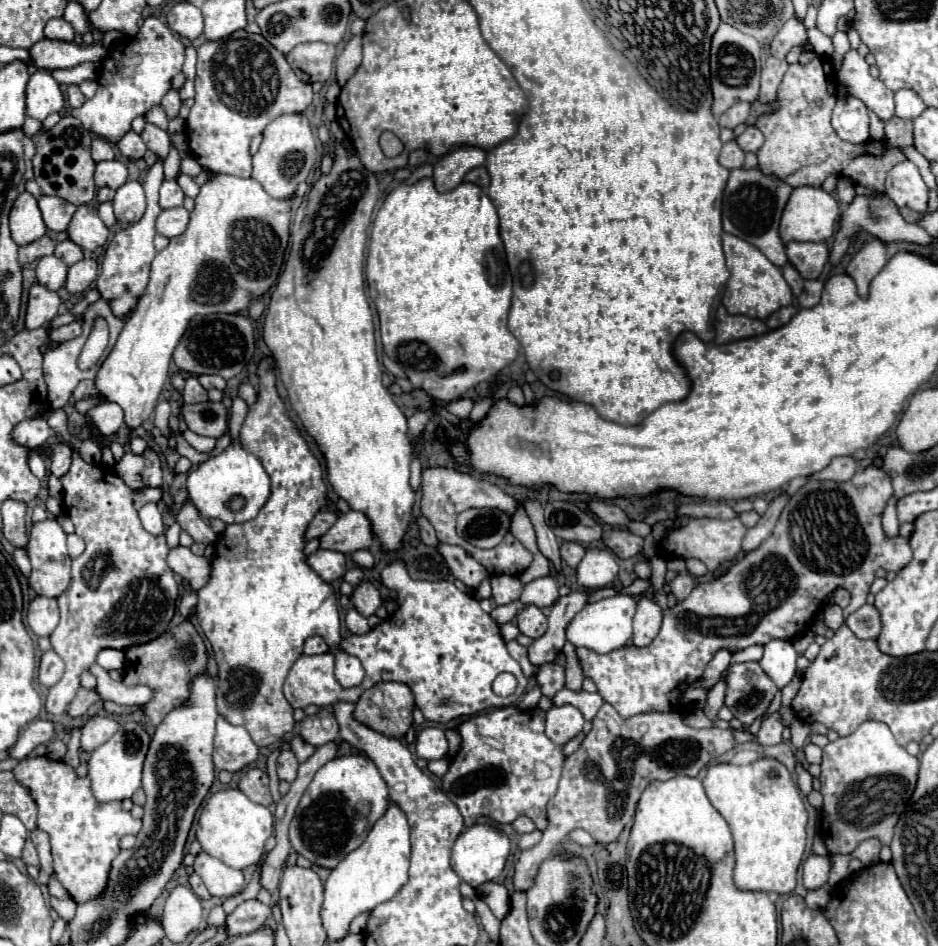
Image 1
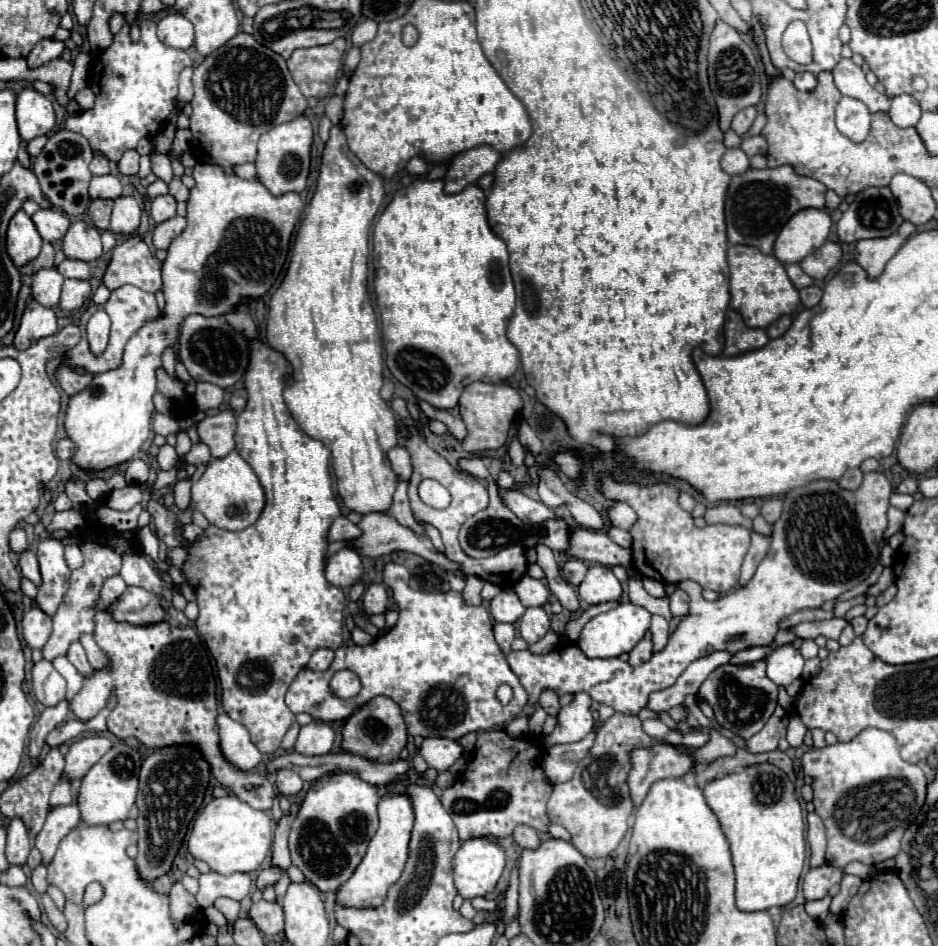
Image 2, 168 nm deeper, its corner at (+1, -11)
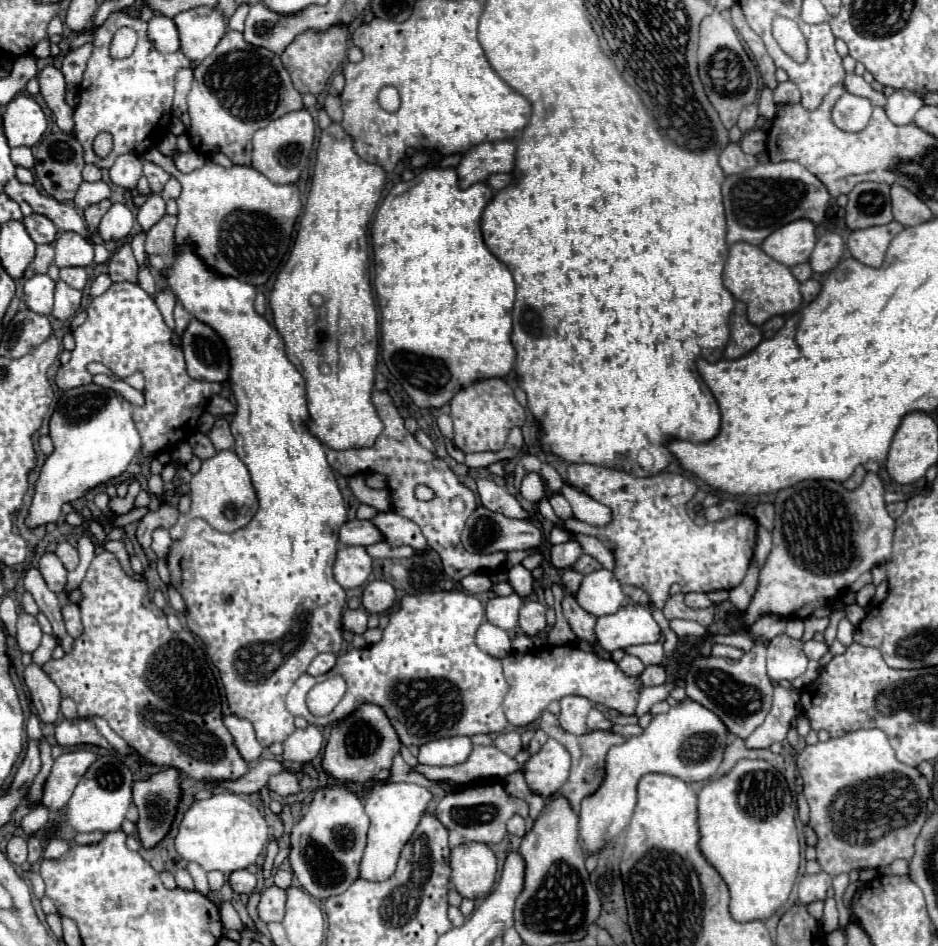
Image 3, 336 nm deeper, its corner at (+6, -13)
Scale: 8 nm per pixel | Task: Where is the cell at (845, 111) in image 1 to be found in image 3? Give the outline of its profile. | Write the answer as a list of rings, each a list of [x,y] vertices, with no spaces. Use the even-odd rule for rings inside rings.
[[[846,92],[832,108],[834,124],[844,132],[860,132],[872,114],[872,104],[868,98],[854,96]]]

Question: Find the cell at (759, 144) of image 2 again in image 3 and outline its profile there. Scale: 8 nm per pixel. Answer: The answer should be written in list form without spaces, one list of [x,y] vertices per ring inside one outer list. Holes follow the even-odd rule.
[[[752,130],[752,132],[746,132],[740,140],[740,148],[746,152],[746,154],[758,154],[758,152],[764,152],[766,150],[766,132],[762,130]]]

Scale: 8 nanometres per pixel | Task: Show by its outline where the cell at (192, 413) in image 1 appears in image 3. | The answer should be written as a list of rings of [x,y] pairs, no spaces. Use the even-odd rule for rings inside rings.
[[[216,418],[216,424],[208,436],[210,436],[210,440],[218,452],[230,450],[234,446],[234,436],[230,432],[230,424],[226,418]]]

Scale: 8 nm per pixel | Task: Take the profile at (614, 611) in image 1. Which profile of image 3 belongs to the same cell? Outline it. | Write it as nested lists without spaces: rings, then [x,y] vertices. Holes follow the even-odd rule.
[[[642,604],[622,606],[616,614],[600,616],[596,622],[596,638],[608,652],[632,646],[652,644],[660,640],[660,626],[652,618],[650,610]]]

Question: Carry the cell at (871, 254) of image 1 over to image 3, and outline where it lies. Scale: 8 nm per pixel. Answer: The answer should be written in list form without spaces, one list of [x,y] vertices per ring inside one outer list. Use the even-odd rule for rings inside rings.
[[[890,222],[884,226],[870,226],[868,230],[854,230],[846,242],[848,250],[862,264],[880,268],[884,254],[888,250],[888,244],[898,232],[902,232],[902,228],[904,226],[898,222]]]

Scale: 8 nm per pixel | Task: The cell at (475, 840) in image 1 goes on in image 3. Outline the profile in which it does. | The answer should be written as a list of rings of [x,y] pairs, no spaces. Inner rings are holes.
[[[460,844],[450,852],[450,882],[464,898],[484,898],[492,892],[503,865],[500,868],[498,856],[486,844]]]

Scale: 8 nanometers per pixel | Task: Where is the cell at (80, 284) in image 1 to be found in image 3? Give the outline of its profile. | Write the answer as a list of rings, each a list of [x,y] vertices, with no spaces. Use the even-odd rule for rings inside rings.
[[[60,280],[56,284],[56,300],[54,300],[52,316],[58,320],[72,318],[80,310],[80,300],[82,300],[82,292],[70,288],[66,282]]]

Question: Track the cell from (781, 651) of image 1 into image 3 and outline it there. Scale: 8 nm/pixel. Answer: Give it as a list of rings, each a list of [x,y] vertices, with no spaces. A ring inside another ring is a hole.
[[[780,634],[768,644],[768,676],[776,682],[794,680],[804,674],[808,658],[802,650],[804,642]]]

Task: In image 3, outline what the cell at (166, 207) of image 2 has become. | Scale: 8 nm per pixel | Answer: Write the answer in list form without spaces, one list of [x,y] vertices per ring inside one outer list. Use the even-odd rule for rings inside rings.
[[[150,194],[148,196],[148,200],[144,202],[144,206],[136,214],[136,220],[138,220],[138,224],[142,226],[144,232],[150,230],[166,214],[164,208],[166,208],[166,204],[164,204],[164,200],[158,194]]]

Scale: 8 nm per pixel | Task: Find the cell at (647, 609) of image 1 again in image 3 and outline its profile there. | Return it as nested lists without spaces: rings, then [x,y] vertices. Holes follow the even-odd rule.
[[[624,656],[620,662],[618,662],[618,666],[620,666],[620,670],[626,674],[626,676],[640,676],[642,672],[644,672],[644,664],[642,664],[642,660],[638,660],[636,656]]]

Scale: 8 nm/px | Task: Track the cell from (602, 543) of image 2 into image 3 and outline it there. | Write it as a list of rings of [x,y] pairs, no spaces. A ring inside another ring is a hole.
[[[574,540],[566,544],[556,544],[550,548],[550,564],[554,568],[570,568],[578,560],[580,554],[582,554],[582,548]]]

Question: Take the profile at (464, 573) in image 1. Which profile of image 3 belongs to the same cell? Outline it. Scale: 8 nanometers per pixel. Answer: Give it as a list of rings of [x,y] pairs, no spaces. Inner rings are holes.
[[[382,512],[374,518],[374,524],[386,532],[386,542],[390,546],[412,546],[418,552],[426,550],[426,538],[420,532],[420,526],[396,512]]]

